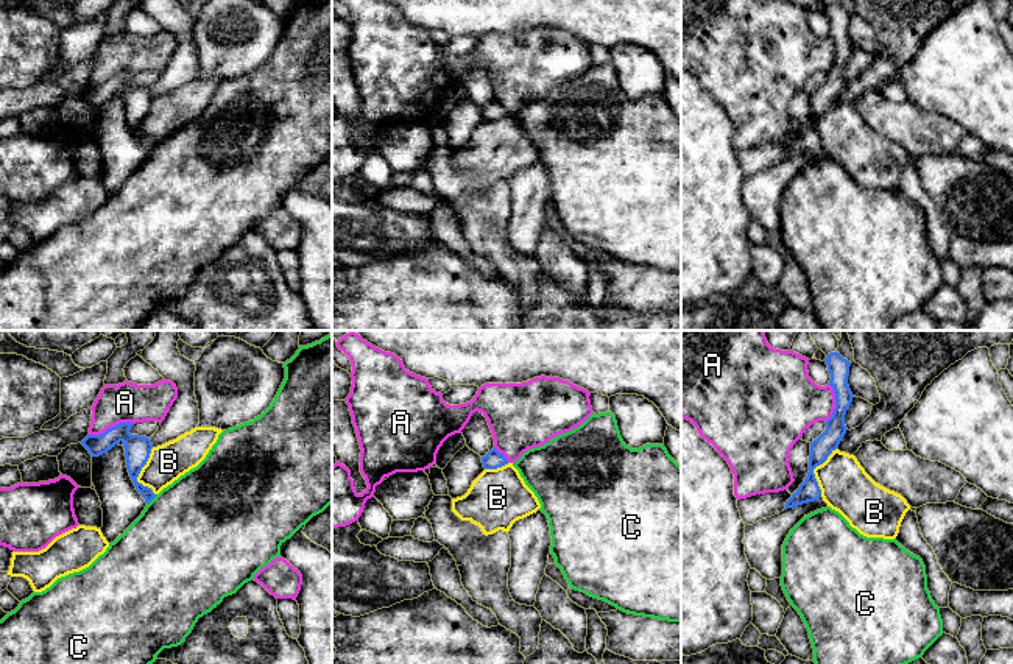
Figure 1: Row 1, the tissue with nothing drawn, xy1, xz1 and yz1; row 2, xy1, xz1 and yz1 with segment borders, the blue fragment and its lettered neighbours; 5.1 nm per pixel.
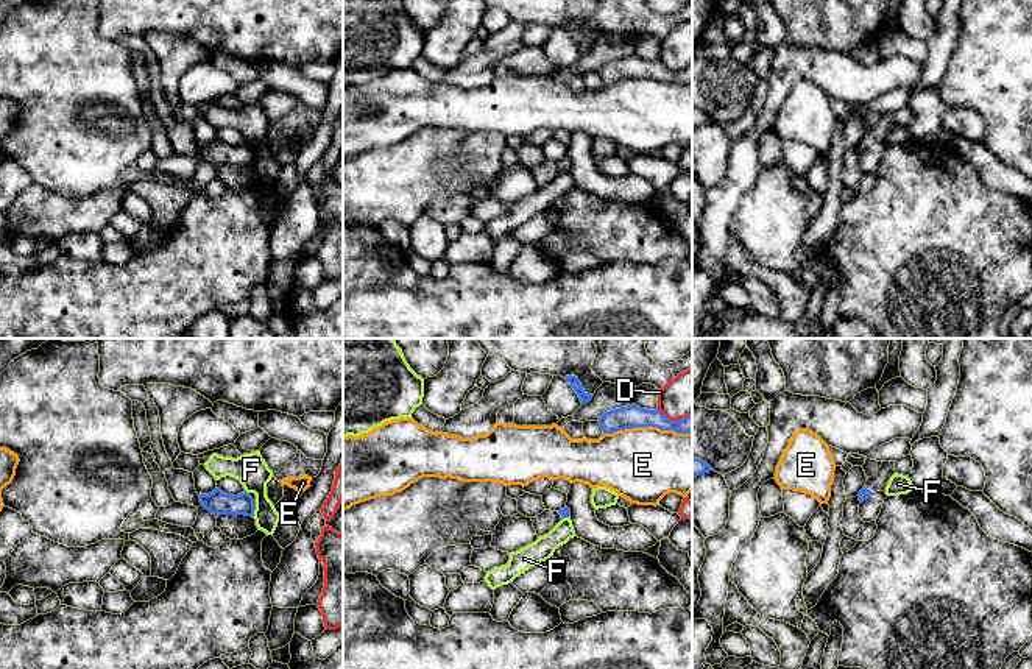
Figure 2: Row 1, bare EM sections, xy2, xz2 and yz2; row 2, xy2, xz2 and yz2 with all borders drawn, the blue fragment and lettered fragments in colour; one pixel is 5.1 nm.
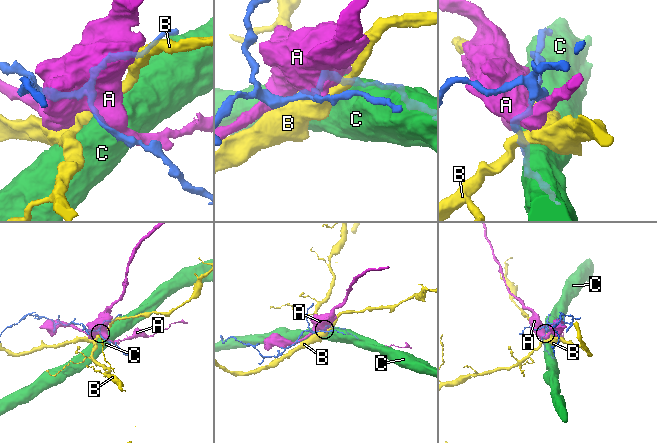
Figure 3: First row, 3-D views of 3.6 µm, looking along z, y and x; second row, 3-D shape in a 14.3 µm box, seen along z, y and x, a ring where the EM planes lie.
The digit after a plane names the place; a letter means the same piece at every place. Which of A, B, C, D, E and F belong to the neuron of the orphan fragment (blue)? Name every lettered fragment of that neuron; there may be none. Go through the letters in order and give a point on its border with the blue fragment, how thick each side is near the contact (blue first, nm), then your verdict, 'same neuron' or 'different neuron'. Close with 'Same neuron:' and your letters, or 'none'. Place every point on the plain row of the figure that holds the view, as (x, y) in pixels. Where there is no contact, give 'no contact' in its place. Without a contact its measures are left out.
A: meets blue in xy1 at (111, 78); 140 nm thick on the blue side, 200 nm on the other; different neuron
B: meets blue in xy1 at (139, 123); 140 nm thick on the blue side, 190 nm on the other; different neuron
C: meets blue in xy1 at (151, 150); 120 nm thick on the blue side, 500 nm on the other; different neuron
D: meets blue in xz2 at (674, 72); 120 nm thick on the blue side, 220 nm on the other; different neuron
E: meets blue in xz2 at (647, 77); 120 nm thick on the blue side, 380 nm on the other; different neuron
F: meets blue in xy2 at (253, 164); 120 nm thick on the blue side, 160 nm on the other; different neuron
Same neuron: none

